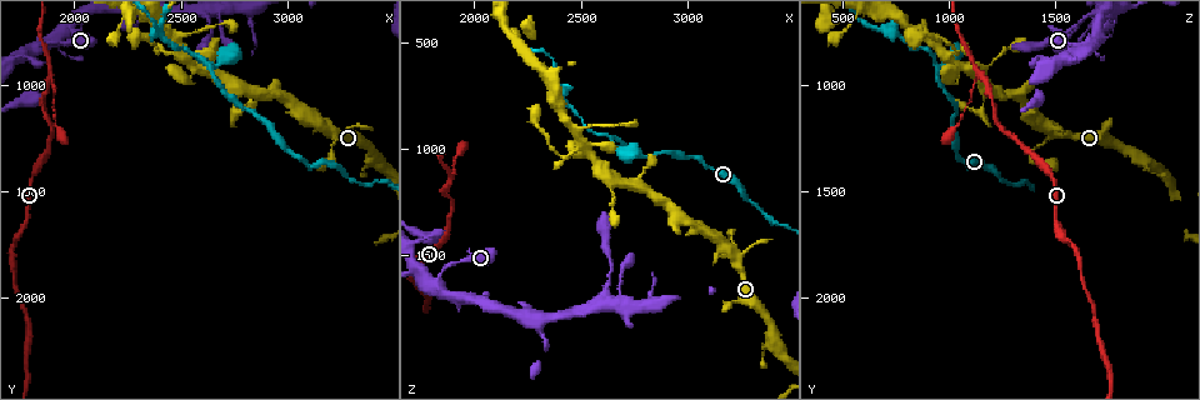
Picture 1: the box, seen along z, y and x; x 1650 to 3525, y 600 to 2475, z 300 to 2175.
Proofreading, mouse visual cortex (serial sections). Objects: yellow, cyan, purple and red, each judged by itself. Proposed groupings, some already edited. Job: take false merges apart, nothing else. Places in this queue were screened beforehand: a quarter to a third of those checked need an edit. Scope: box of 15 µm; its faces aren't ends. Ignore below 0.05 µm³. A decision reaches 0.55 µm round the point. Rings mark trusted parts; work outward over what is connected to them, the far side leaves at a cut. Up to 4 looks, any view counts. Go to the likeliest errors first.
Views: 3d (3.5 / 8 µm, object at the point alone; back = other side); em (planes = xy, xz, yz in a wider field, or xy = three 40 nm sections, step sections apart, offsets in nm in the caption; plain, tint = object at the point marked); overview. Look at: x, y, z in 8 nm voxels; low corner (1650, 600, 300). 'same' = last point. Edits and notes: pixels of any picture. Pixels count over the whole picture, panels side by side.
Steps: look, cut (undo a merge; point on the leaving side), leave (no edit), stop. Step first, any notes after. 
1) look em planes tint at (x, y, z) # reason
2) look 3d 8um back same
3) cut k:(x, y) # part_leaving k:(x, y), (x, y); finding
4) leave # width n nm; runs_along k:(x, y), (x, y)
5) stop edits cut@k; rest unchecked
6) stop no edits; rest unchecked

look 3d 3.5um at (1880, 960, 1150) # a fork

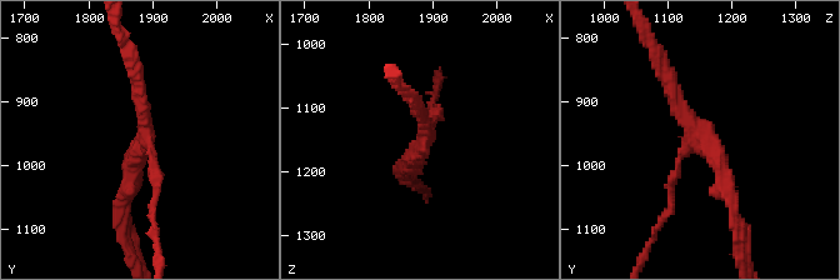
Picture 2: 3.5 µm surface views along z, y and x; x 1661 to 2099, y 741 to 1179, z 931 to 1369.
look em xy step 1 tint at (1890, 960, 1155) # arms 3; arm_widths 100, 200, 200 nm

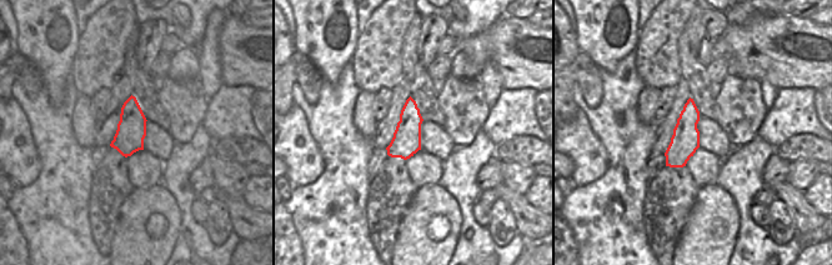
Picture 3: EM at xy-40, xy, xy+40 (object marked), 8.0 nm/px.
leave # runs_along 2:(401, 173), (431, 109); continuous, no second cell

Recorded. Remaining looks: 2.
look 3d 3.5um back at (2750, 1110, 1150) # sharp bend

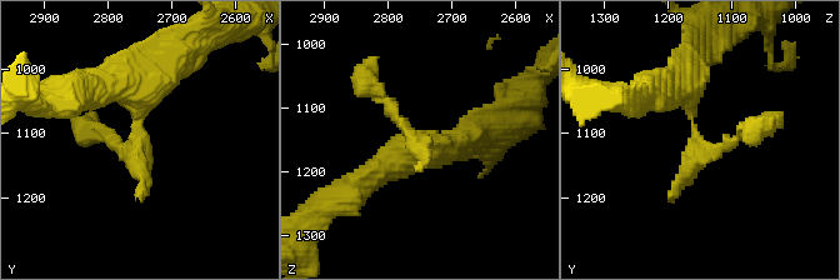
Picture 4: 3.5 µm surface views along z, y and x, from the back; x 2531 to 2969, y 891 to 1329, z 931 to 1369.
leave # runs_along 4:(675, 84), (701, 149), (761, 126); all the same cell

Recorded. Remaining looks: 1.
stop no edits; rest unchecked

